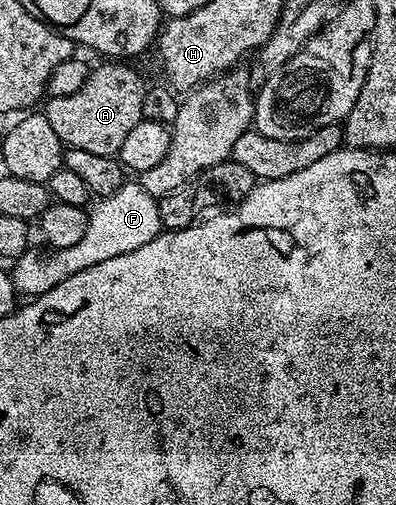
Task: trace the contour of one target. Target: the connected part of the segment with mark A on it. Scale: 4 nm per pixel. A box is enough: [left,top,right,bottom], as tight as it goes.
[43,62,147,157]

